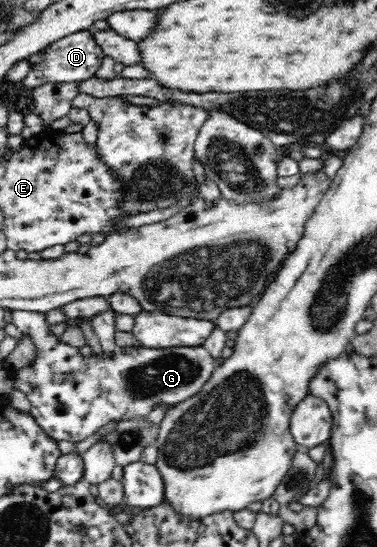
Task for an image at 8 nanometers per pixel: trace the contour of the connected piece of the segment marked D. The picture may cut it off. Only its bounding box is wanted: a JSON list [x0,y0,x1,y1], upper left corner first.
[21,31,103,90]

